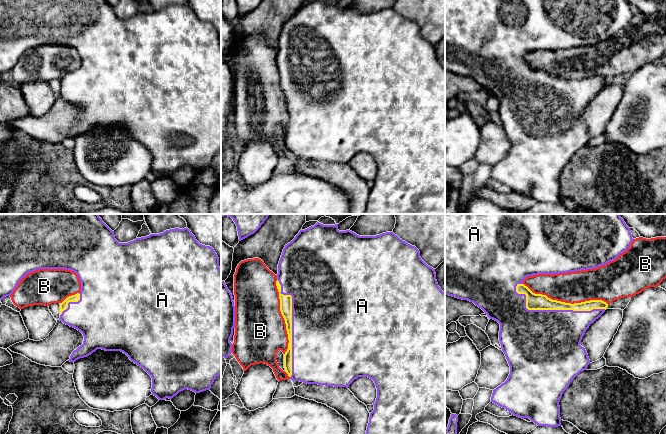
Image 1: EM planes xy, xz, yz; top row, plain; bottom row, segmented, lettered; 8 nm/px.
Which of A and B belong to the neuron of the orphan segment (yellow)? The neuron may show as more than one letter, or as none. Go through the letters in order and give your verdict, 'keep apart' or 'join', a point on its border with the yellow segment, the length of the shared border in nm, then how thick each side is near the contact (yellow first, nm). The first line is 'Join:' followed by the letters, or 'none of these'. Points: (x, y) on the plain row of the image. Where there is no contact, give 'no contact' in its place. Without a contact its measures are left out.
Join: A
A: join; contact yz (553, 85); length 750 nm; calibres 130 and 480 nm
B: keep apart; contact yz (566, 79); length 700 nm; calibres 130 and 260 nm

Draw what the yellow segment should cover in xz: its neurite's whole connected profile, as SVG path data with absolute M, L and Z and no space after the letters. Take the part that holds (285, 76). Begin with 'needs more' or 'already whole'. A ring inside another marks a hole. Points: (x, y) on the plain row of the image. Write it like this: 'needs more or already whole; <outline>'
needs more; M315 0L305 6L300 6L295 14L285 21L278 40L276 62L279 68L280 87L285 96L289 116L288 125L284 130L284 144L292 157L348 164L349 161L358 153L368 153L372 155L376 161L377 174L373 180L374 186L370 189L369 199L364 214L445 214L445 69L438 62L435 45L428 42L421 35L420 28L415 22L403 17L393 8L386 8L376 12L359 12L350 6L339 7L338 0Z

